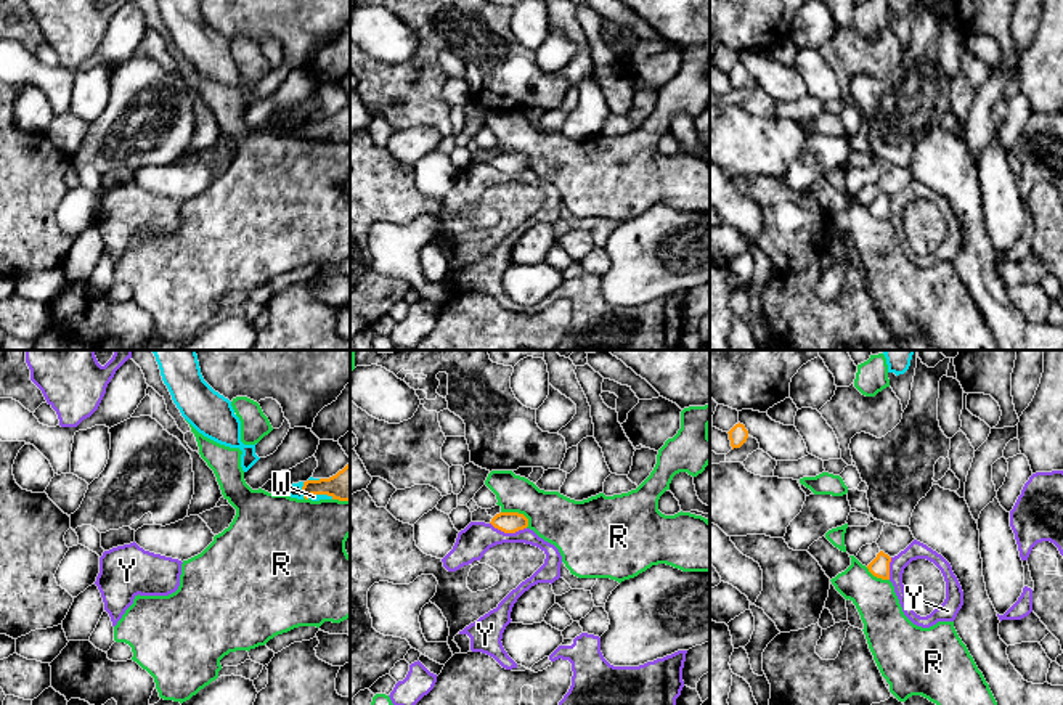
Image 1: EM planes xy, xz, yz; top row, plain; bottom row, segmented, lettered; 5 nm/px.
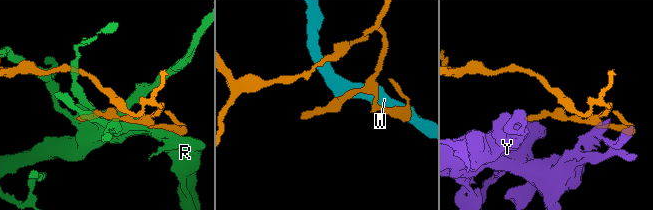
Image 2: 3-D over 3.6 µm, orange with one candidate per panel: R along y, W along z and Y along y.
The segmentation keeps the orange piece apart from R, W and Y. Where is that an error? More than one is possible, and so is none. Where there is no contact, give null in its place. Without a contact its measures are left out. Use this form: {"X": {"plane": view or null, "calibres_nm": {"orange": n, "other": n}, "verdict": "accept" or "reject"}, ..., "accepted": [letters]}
{"R": {"plane": "xz", "calibres_nm": {"orange": 110, "other": 240}, "verdict": "reject"}, "W": {"plane": "xy", "calibres_nm": {"orange": 160, "other": 70}, "verdict": "reject"}, "Y": {"plane": "xz", "calibres_nm": {"orange": 110, "other": 160}, "verdict": "reject"}, "accepted": []}

